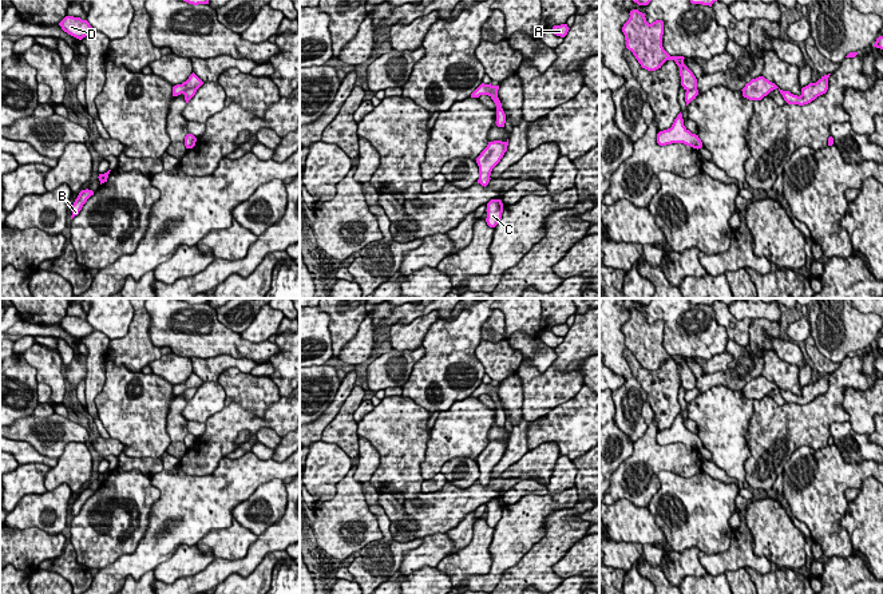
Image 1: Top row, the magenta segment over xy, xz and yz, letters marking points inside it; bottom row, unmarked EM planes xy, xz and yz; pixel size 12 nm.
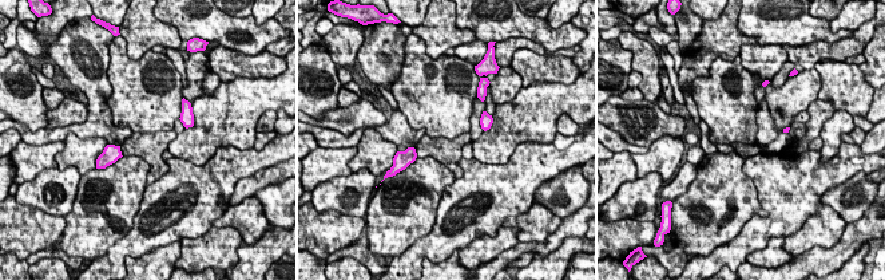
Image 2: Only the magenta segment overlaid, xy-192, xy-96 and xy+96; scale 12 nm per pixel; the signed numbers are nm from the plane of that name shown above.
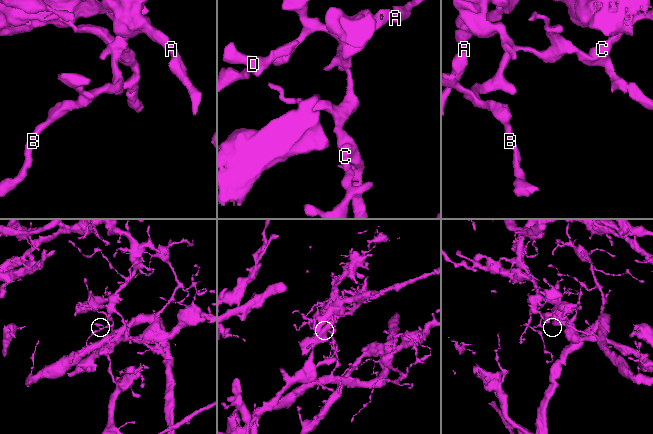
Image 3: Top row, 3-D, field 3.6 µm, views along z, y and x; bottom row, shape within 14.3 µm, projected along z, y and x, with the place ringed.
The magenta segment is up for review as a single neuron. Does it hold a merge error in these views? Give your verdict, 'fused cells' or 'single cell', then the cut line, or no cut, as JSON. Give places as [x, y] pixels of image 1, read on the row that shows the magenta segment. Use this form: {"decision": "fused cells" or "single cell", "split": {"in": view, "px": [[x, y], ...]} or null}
{"decision": "fused cells", "split": {"in": "xy", "px": [[197, 88], [186, 88], [182, 92]]}}

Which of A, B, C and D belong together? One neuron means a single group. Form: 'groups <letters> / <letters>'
groups A D / B C

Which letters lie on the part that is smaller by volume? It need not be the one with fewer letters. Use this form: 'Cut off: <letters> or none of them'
Cut off: B, C

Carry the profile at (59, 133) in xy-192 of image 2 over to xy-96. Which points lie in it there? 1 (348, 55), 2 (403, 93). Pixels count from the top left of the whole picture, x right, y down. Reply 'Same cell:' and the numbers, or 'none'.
Same cell: none

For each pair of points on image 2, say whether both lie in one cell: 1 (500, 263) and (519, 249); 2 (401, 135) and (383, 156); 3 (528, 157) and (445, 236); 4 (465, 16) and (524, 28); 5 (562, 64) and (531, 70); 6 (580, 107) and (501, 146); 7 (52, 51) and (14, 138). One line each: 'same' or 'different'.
1: same
2: different
3: same
4: same
5: same
6: same
7: different

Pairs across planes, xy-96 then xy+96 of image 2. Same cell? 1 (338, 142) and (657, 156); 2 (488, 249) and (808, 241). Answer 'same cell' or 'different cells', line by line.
1: different cells
2: different cells

